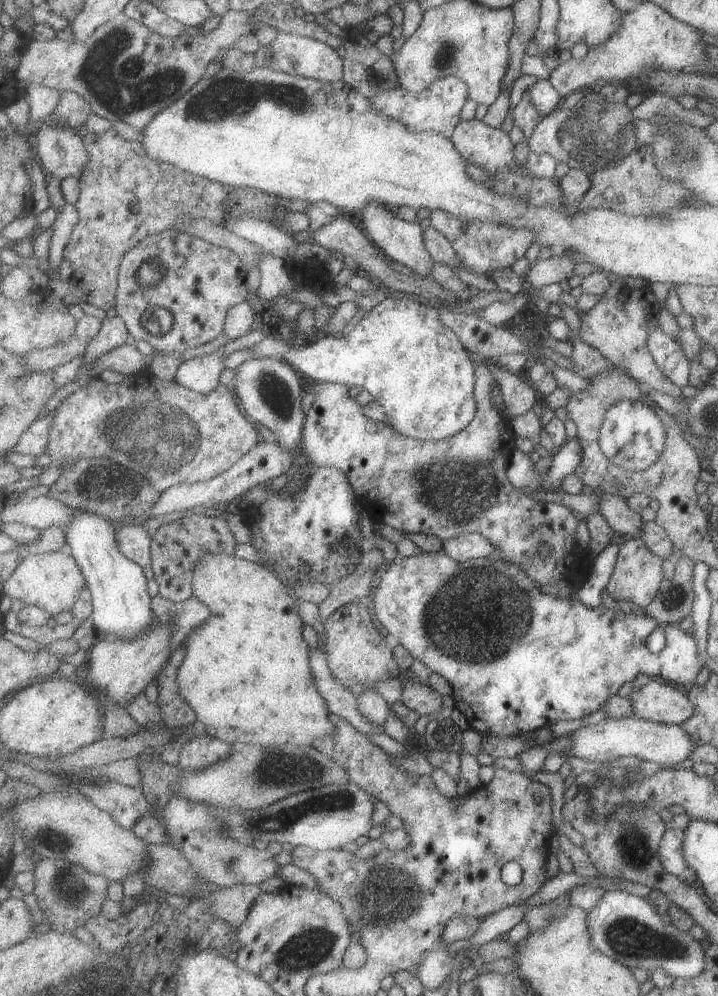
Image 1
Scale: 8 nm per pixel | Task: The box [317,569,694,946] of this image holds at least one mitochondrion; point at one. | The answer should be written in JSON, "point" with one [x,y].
{"point":[385,897]}

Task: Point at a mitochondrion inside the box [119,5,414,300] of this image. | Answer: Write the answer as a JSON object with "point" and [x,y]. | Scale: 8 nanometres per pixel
{"point":[225,101]}

